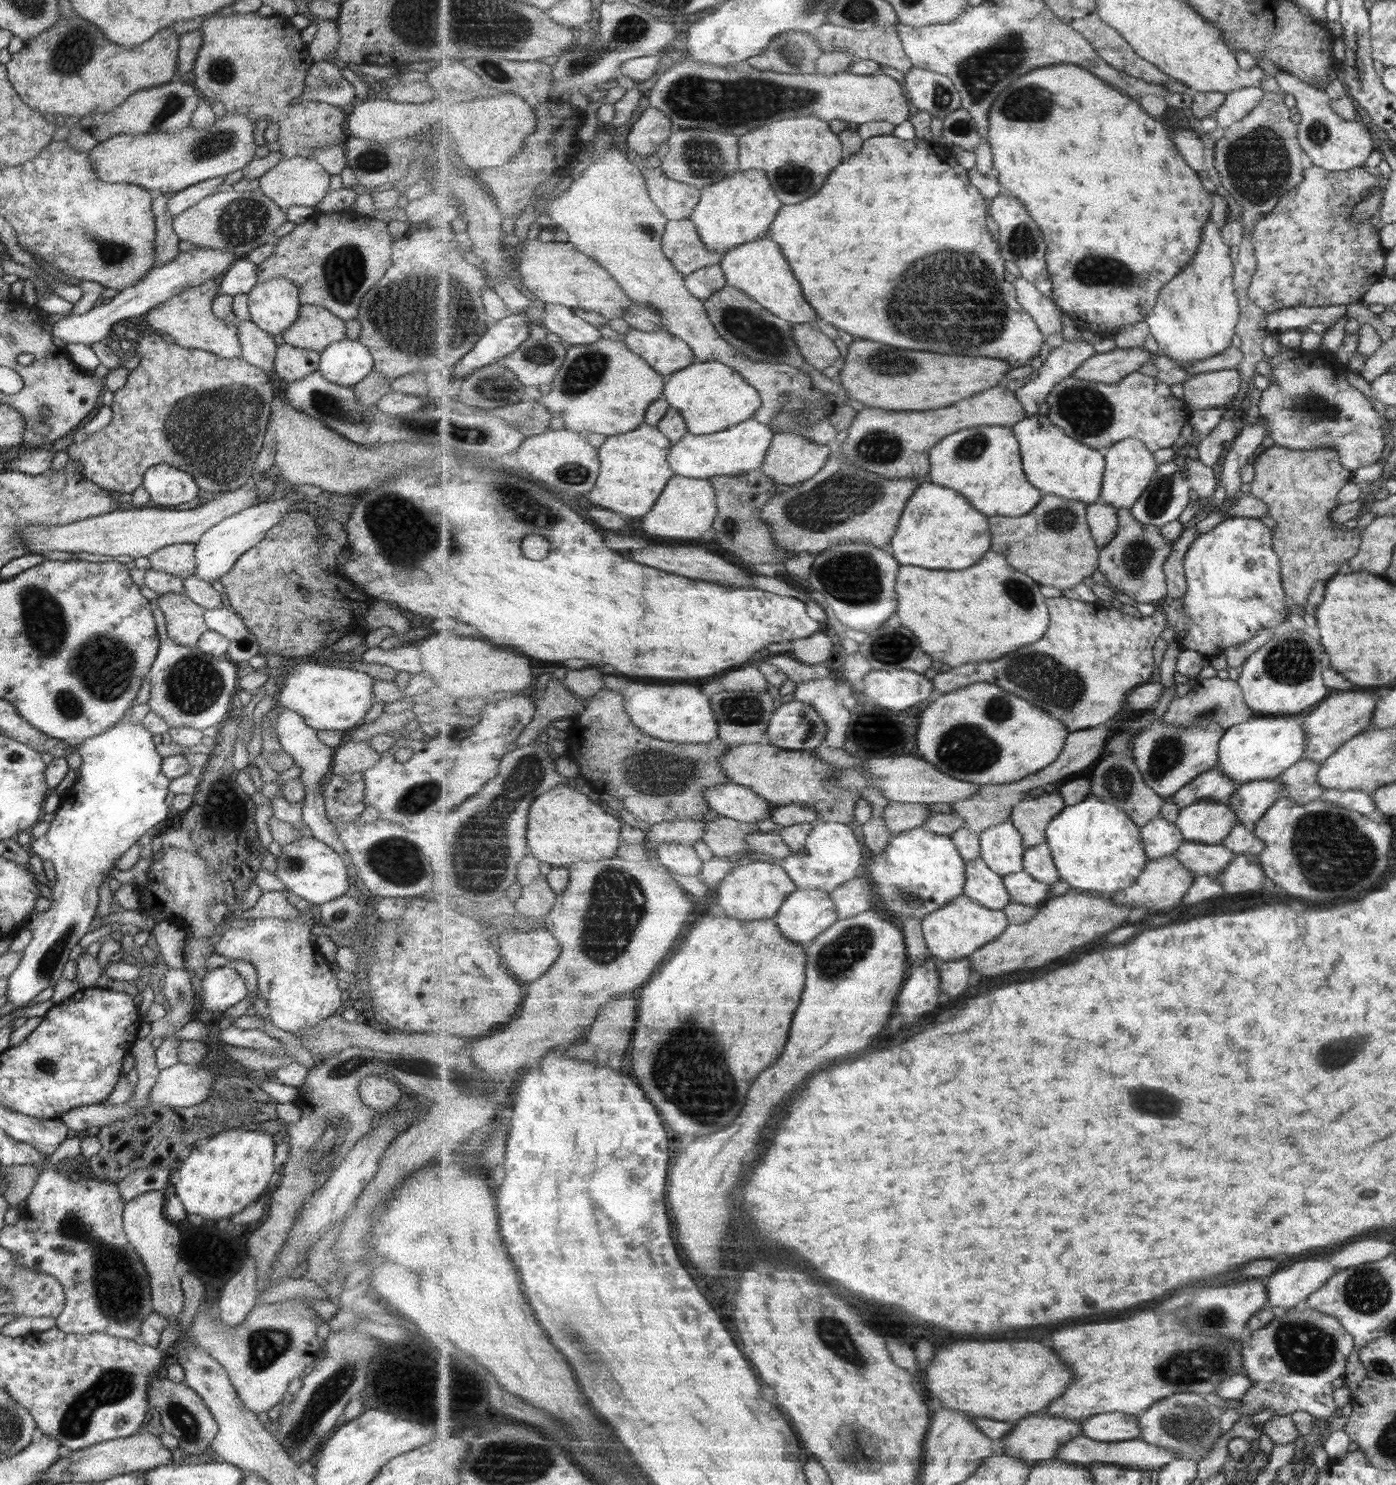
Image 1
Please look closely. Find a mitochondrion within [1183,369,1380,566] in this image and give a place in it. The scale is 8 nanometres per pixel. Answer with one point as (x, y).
(1314, 403)

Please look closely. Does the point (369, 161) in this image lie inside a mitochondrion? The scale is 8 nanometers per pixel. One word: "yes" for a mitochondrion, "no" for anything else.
yes

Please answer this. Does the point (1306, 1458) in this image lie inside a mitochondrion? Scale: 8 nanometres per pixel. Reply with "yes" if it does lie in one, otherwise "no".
no

